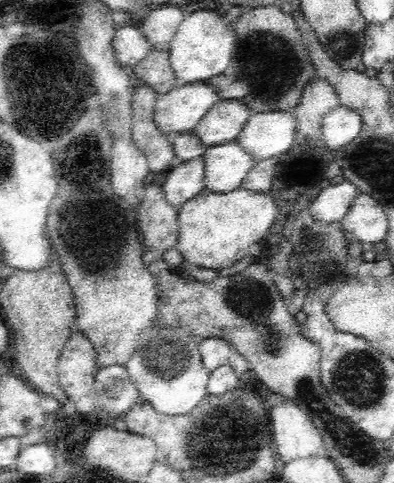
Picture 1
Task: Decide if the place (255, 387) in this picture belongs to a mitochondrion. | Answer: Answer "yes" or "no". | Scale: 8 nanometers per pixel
no

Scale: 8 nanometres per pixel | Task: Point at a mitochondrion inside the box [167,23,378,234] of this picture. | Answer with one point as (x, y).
(342, 41)

